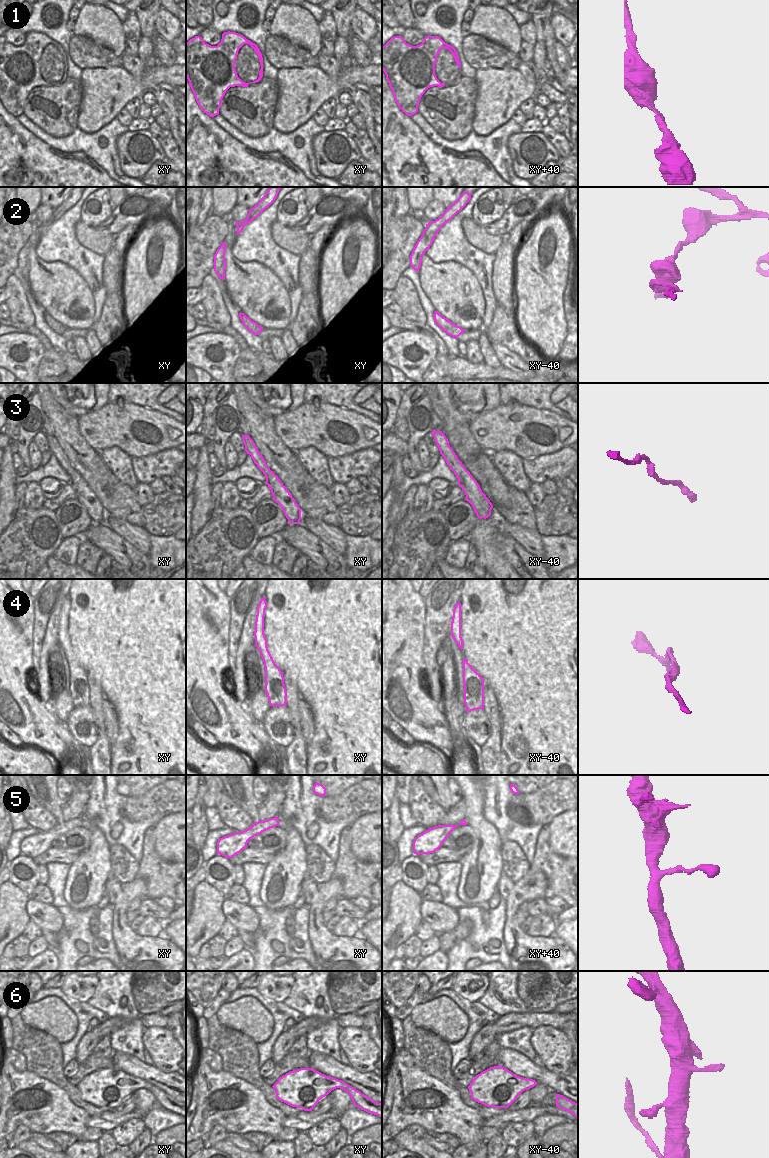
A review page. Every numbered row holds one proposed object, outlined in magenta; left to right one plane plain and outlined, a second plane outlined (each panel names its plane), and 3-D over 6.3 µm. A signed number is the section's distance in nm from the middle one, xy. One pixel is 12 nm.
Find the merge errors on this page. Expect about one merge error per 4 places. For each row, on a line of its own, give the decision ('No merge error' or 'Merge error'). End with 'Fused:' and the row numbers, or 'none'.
1: No merge error
2: Merge error
3: No merge error
4: No merge error
5: No merge error
6: No merge error
Fused: 2.

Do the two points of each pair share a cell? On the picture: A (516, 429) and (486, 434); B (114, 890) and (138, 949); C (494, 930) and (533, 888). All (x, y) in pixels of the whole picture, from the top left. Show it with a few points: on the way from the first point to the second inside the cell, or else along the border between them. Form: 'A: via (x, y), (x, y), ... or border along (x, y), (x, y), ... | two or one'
A: via (509, 429), (493, 431) | one
B: border along (122, 884), (122, 892), (113, 905) | two
C: border along (506, 899), (506, 920), (503, 929), (505, 942) | two

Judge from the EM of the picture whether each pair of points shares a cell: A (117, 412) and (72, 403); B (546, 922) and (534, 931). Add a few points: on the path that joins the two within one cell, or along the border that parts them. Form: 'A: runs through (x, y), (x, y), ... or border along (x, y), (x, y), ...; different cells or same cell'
A: border along (108, 402), (95, 410), (82, 414), (78, 418); different cells
B: runs through (543, 925), (537, 929); same cell

